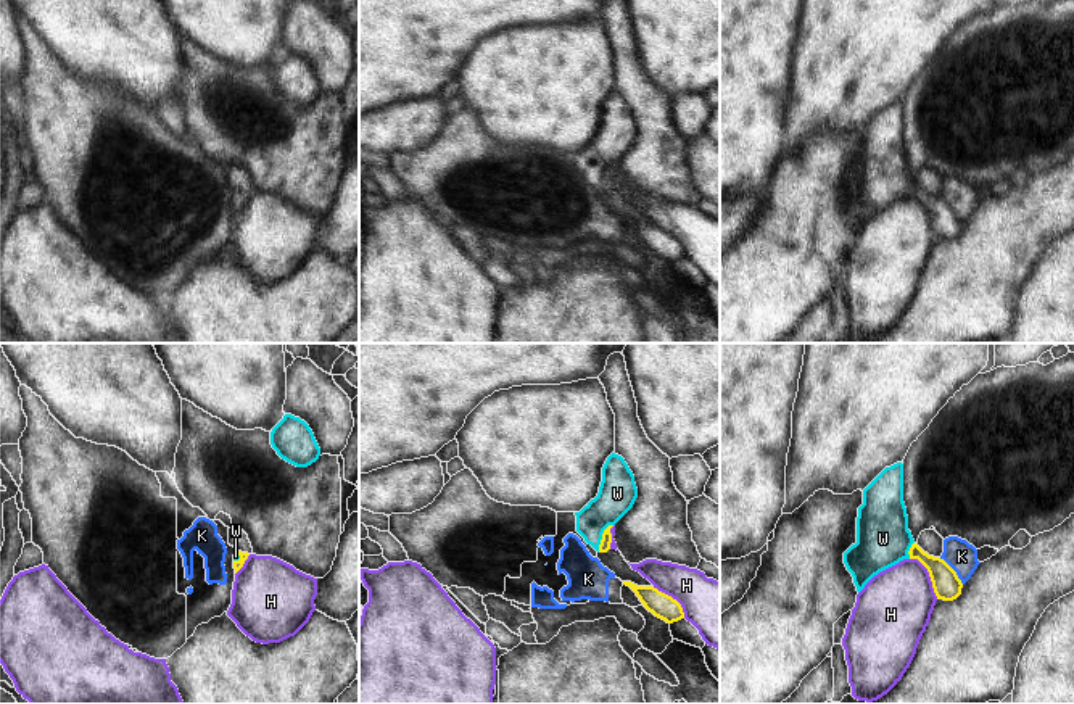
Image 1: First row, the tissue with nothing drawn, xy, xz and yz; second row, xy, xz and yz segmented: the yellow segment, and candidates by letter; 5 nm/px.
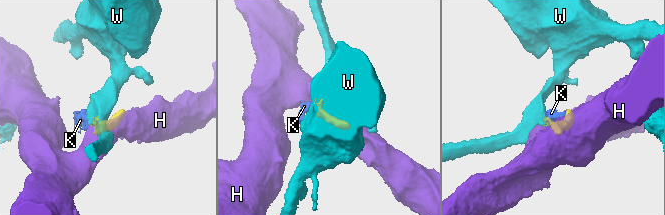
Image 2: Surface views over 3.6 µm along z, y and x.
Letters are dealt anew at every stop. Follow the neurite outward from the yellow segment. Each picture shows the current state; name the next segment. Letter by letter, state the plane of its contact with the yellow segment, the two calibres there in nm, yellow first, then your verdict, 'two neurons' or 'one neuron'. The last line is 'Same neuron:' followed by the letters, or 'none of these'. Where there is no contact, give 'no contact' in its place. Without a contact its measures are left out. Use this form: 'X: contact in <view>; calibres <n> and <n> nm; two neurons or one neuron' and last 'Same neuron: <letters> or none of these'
H: contact in yz; calibres 140 and 360 nm; two neurons
K: contact in yz; calibres 140 and 150 nm; two neurons
W: contact in xz; calibres 60 and 190 nm; one neuron
Same neuron: W

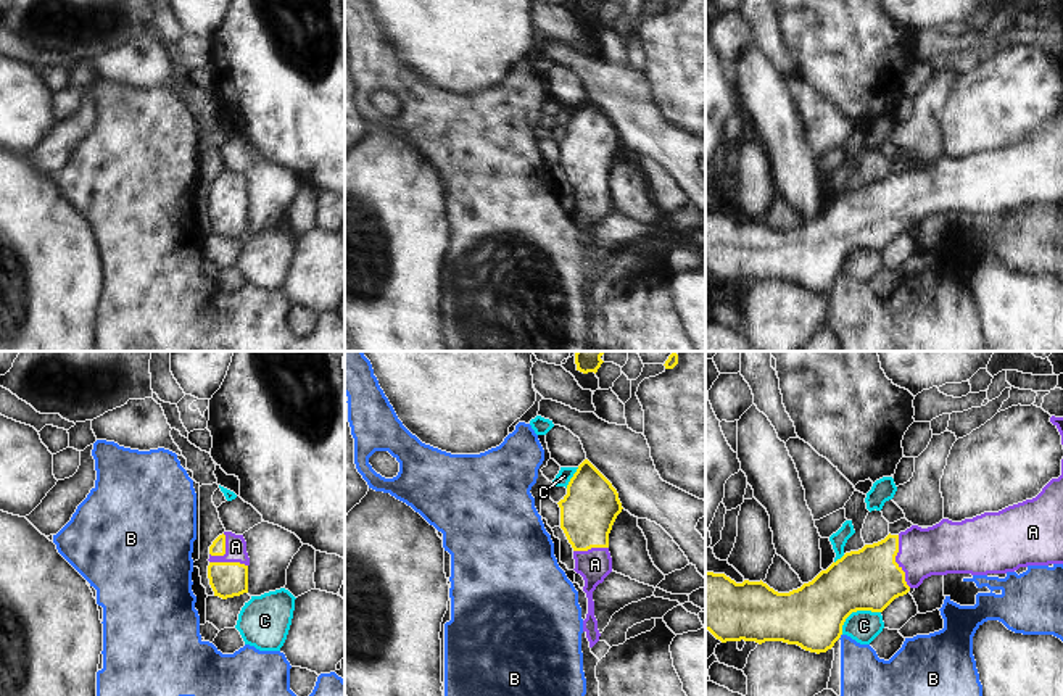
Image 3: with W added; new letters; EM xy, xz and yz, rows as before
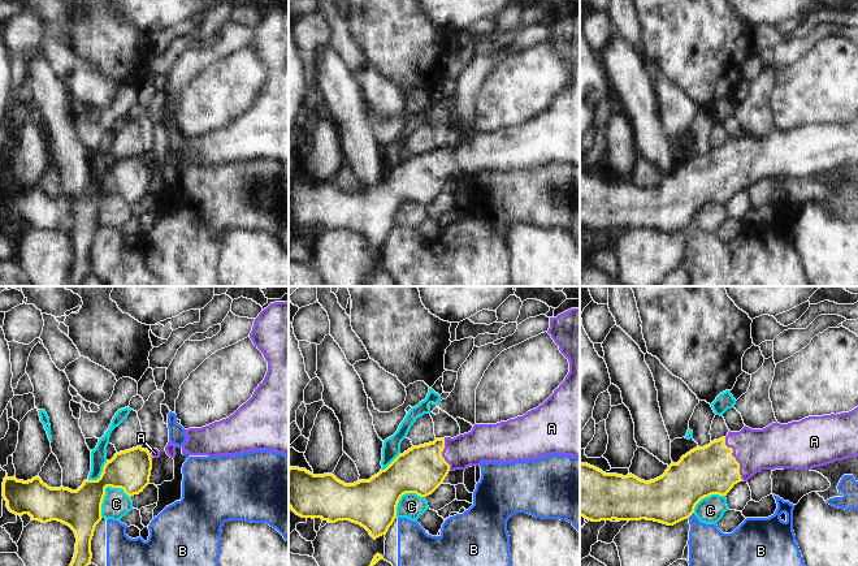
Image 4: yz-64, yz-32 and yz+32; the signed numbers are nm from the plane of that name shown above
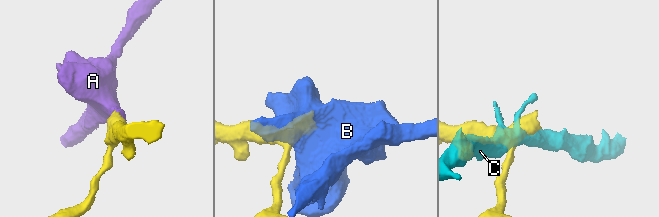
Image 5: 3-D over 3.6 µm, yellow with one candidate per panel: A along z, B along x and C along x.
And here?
A: contact in yz; calibres 320 and 260 nm; one neuron
B: contact in yz; calibres 320 and 260 nm; two neurons
C: contact in yz; calibres 320 and 160 nm; two neurons
Same neuron: A

